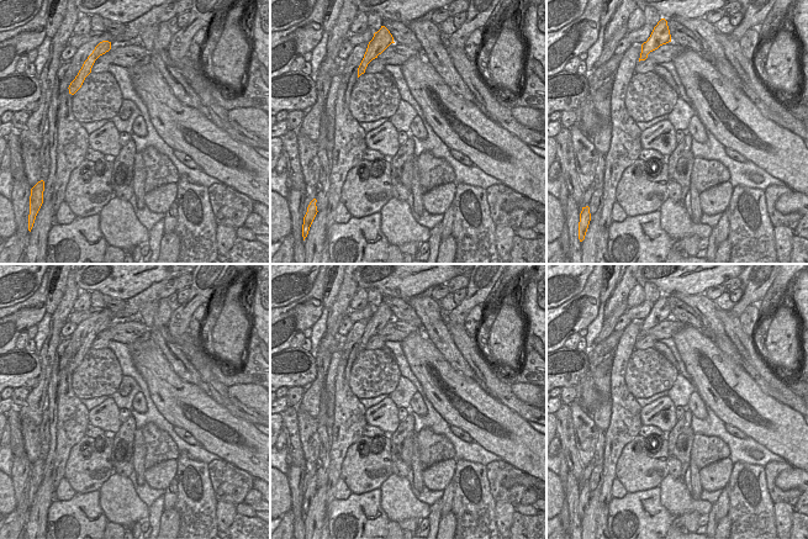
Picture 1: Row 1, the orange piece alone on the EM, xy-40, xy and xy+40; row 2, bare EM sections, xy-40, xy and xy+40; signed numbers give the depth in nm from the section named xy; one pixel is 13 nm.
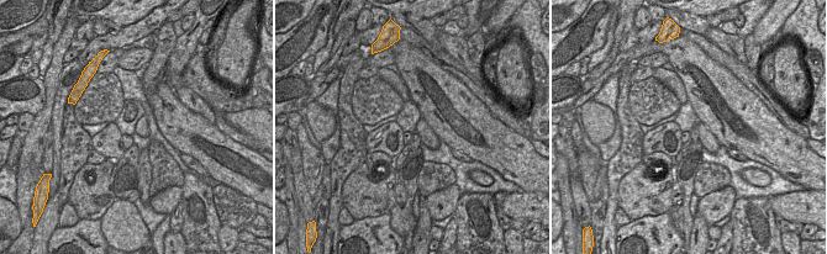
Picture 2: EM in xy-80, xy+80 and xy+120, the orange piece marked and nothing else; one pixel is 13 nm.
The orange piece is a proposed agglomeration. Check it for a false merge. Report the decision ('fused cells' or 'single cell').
single cell

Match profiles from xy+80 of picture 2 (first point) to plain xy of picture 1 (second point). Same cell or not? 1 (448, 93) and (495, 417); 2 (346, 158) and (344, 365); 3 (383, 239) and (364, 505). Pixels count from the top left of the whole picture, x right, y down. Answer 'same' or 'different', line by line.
1: same
2: same
3: same

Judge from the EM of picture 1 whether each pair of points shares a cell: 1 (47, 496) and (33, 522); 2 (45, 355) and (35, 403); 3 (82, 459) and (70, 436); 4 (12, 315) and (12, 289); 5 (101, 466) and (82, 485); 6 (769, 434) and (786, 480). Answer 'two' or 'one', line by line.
1: one
2: one
3: two
4: two
5: one
6: two

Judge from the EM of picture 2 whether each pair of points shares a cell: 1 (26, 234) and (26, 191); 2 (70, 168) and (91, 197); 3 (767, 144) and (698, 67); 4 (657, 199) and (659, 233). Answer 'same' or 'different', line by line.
1: different
2: different
3: same
4: different

